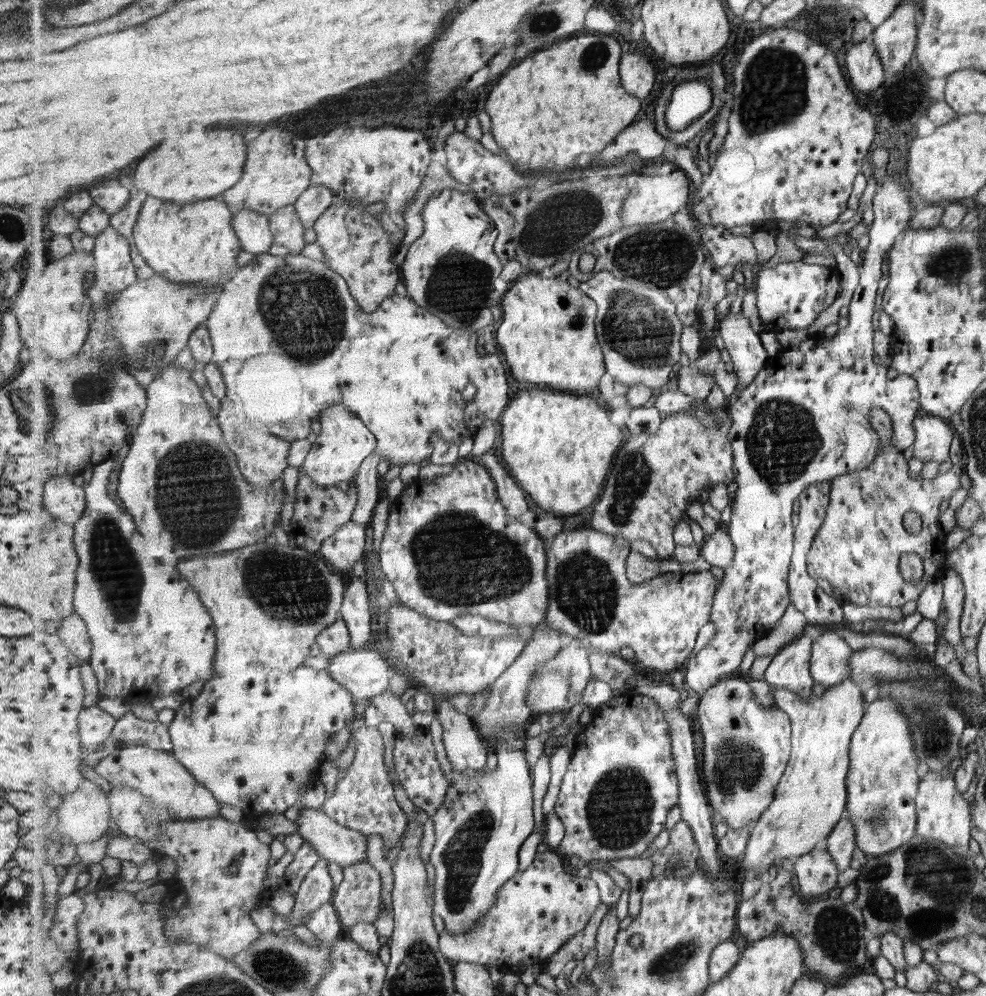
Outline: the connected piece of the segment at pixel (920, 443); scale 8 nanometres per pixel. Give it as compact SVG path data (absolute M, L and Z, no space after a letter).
M919 413L914 417L914 446L911 446L911 454L922 463L932 460L938 465L947 460L949 444L953 438L951 428L929 414Z

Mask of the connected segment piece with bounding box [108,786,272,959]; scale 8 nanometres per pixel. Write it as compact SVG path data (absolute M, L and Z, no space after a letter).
M131 786L112 787L108 800L113 829L125 837L140 838L153 852L168 858L171 873L183 885L187 904L178 911L178 915L167 921L166 934L170 940L200 944L229 959L253 946L262 935L251 918L251 910L264 903L270 892L265 887L265 878L272 859L270 844L261 842L257 832L251 828L225 820L223 816L201 820L171 820L167 810L153 806L151 800L147 800L145 795Z

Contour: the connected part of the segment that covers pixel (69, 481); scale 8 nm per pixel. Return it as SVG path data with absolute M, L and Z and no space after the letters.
M59 475L47 483L47 510L65 523L75 525L86 509L86 492L76 477Z

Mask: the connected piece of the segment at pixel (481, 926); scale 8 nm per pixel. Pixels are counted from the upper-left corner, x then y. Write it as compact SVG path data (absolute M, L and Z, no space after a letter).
M556 850L538 853L527 870L518 871L499 889L497 902L475 928L465 934L451 934L446 929L440 934L443 954L454 964L495 964L505 972L523 972L535 964L544 968L564 944L591 923L602 904L597 882L573 876L565 871L562 861Z

